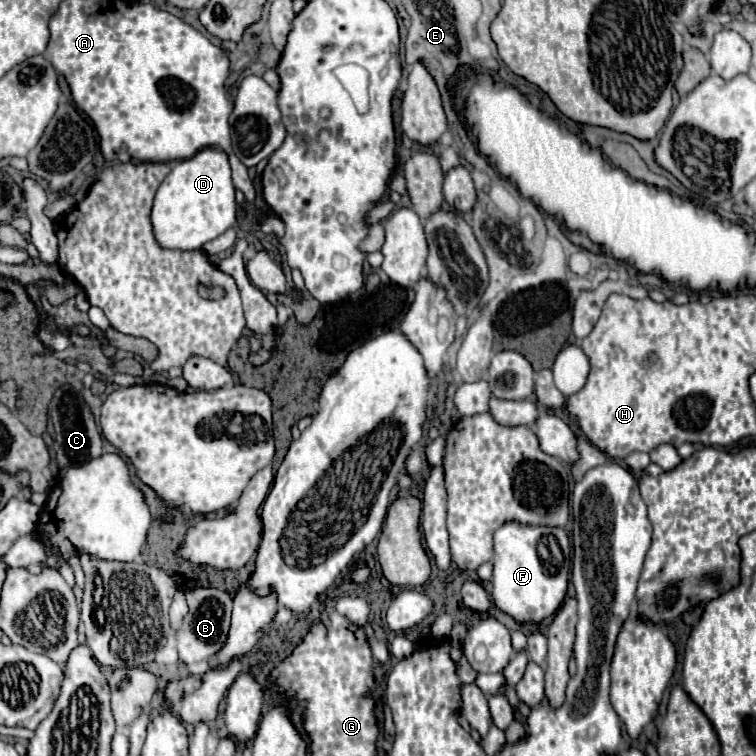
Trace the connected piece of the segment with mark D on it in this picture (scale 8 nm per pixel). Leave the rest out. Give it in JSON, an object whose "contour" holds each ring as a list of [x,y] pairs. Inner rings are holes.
{"contour":[[[204,148],[188,160],[178,160],[156,190],[150,220],[156,242],[168,250],[198,250],[234,226],[236,202],[226,152]]]}

